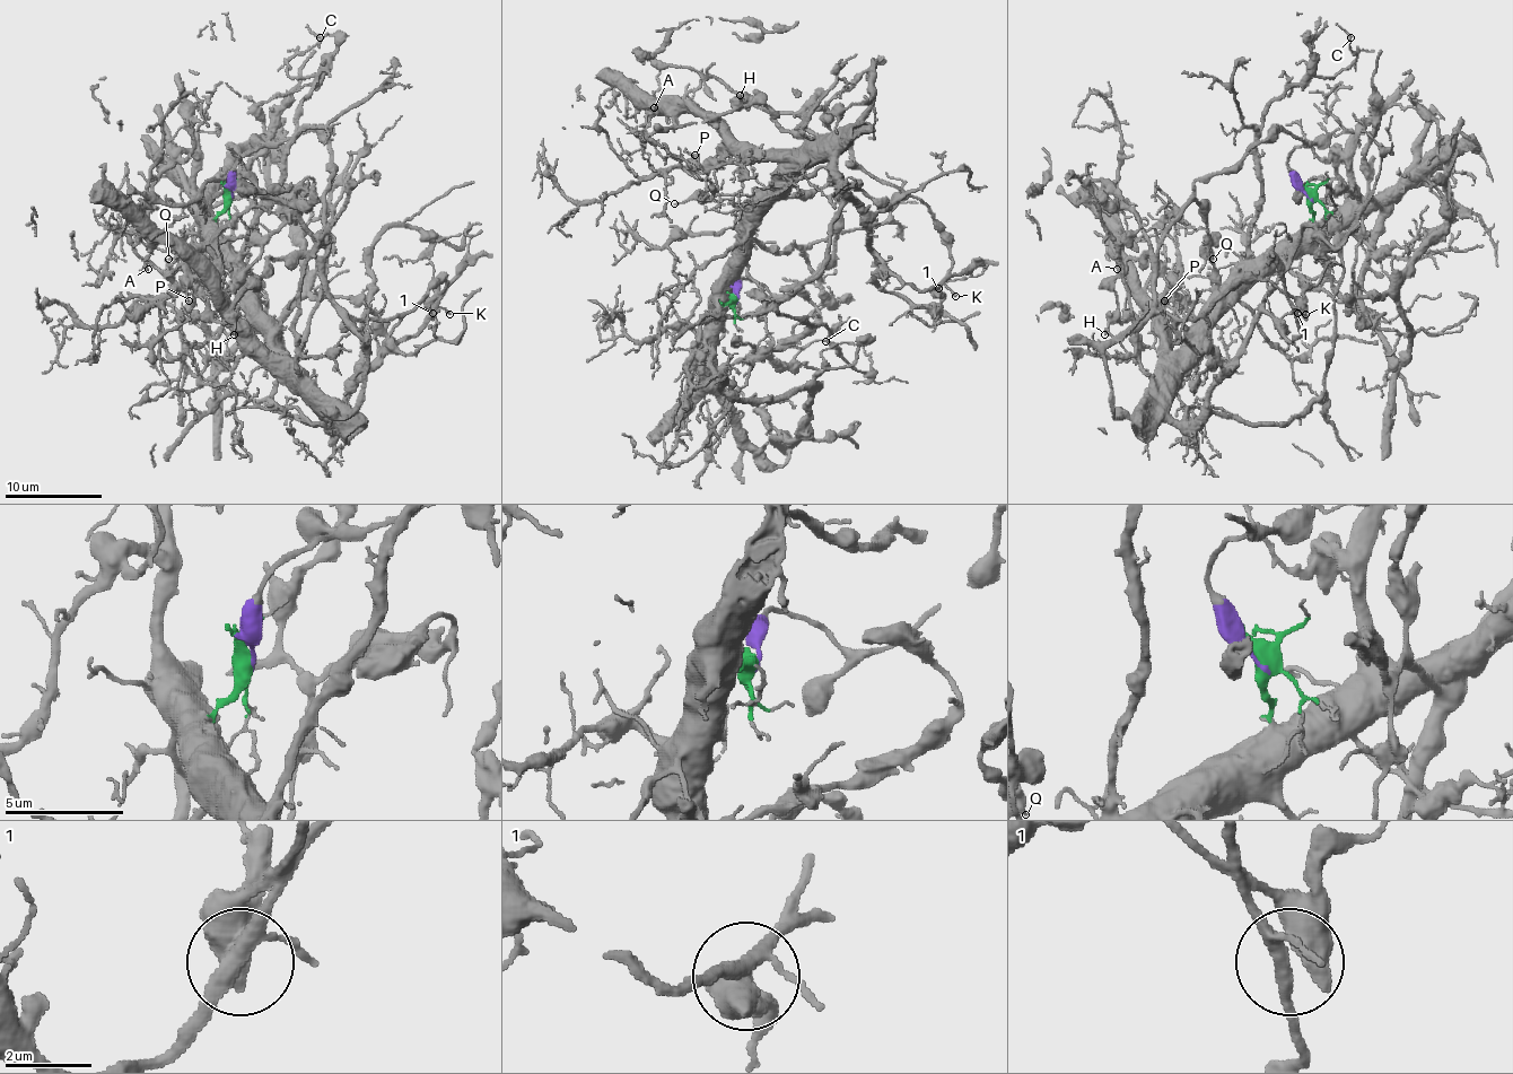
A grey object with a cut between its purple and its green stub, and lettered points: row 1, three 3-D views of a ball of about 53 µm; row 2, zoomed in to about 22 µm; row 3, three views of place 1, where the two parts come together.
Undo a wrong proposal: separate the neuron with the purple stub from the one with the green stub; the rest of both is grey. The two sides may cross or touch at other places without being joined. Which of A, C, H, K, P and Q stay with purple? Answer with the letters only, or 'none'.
H, Q

